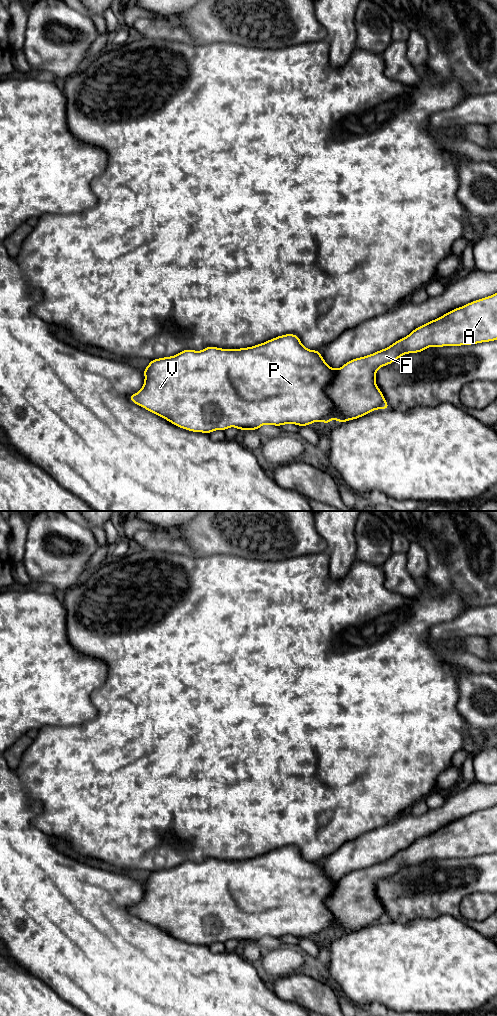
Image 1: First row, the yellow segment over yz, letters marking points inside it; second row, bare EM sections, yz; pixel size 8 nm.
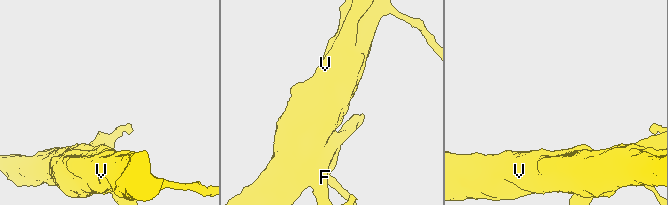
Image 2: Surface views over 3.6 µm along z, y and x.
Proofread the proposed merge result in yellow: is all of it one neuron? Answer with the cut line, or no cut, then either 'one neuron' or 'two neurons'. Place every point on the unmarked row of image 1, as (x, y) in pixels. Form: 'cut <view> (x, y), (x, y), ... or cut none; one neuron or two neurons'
cut yz (338, 881), (325, 900), (325, 906), (334, 918), (335, 930); two neurons

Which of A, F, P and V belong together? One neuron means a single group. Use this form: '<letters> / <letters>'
A F / P V

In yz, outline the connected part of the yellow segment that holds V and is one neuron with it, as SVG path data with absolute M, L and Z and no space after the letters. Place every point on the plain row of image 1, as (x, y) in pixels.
M292 845L247 860L209 858L201 863L186 861L171 869L150 872L143 884L144 896L137 905L129 908L130 913L187 943L210 946L229 939L258 942L266 936L279 939L284 936L309 938L319 933L328 938L332 931L336 931L335 918L325 906L325 900L332 894L338 881L330 879L319 862L304 859L300 850Z

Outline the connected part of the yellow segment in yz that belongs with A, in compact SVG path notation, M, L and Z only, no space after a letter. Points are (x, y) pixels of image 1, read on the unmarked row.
M497 804L453 821L389 859L355 870L338 881L325 906L336 921L338 935L358 931L385 913L376 897L376 884L402 867L429 859L473 857L497 852Z

